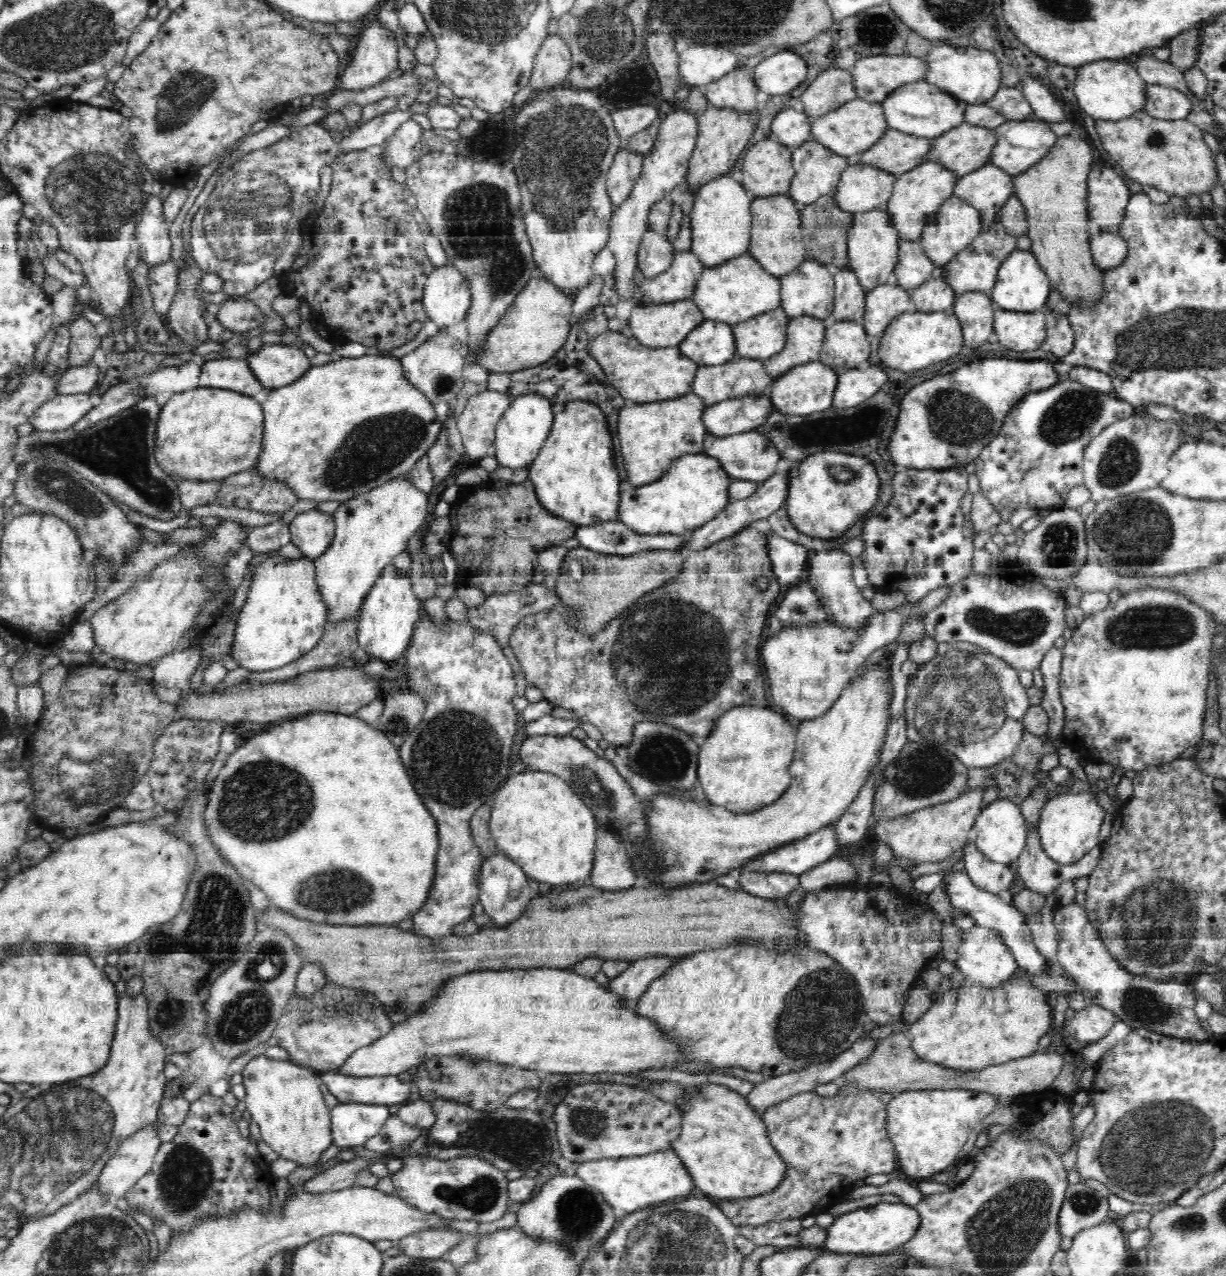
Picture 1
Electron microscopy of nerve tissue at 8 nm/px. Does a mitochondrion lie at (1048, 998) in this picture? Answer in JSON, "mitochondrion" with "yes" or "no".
{"mitochondrion":"no"}

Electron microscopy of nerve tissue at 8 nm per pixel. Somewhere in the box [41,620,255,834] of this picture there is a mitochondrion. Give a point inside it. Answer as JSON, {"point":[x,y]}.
{"point":[87,779]}

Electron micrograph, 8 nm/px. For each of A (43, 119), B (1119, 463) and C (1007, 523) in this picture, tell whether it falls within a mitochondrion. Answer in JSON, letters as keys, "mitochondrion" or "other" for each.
{"A":"other","B":"mitochondrion","C":"other"}

